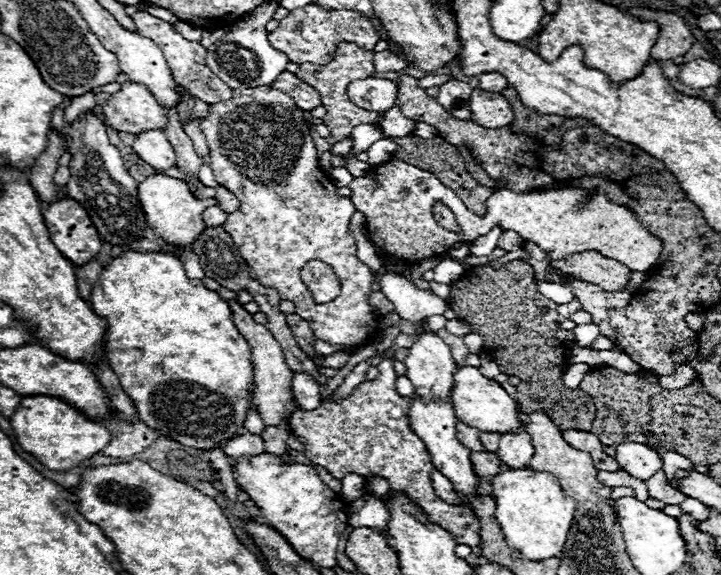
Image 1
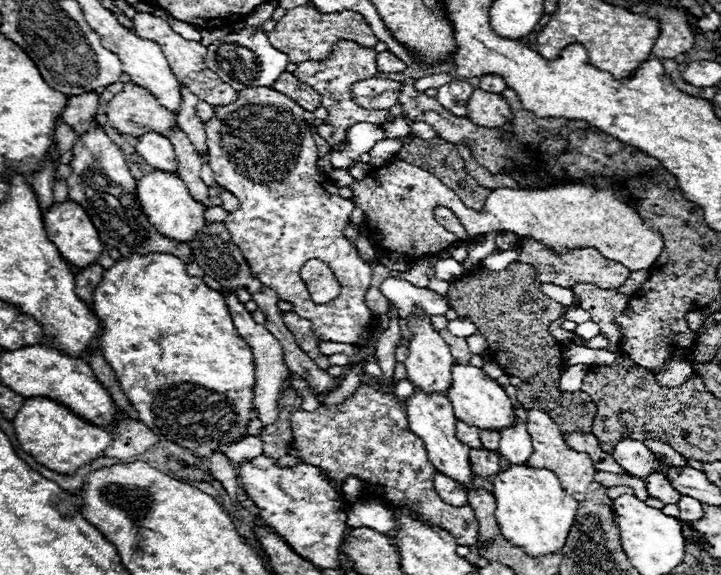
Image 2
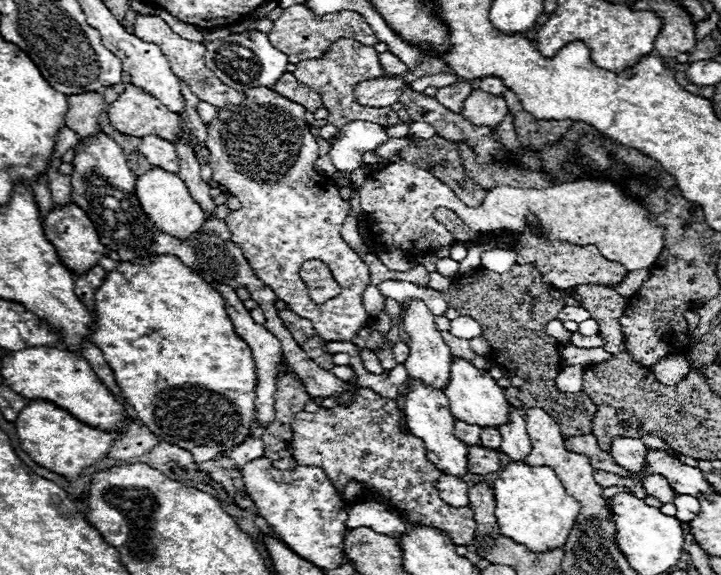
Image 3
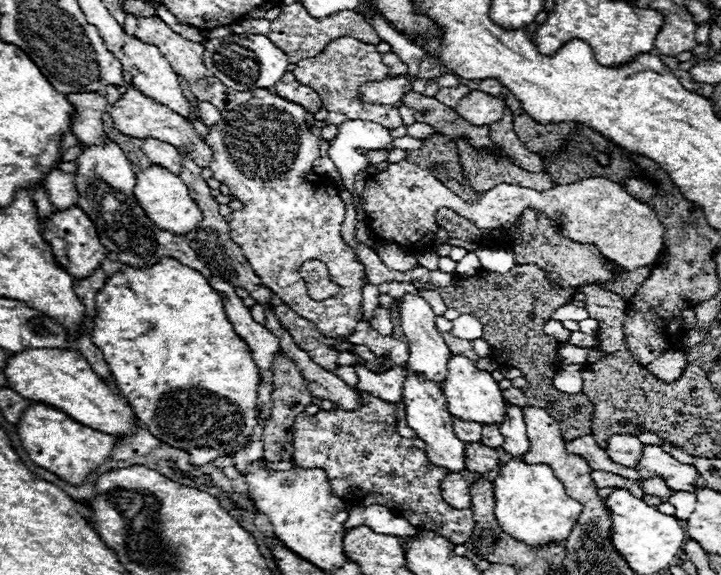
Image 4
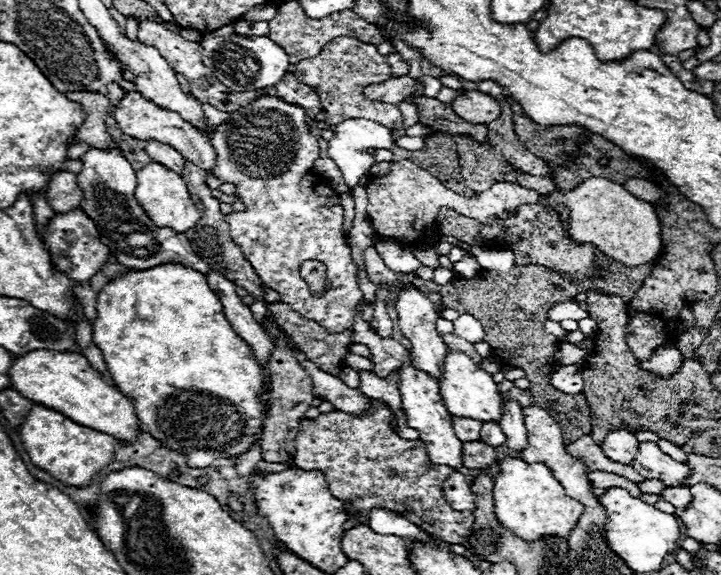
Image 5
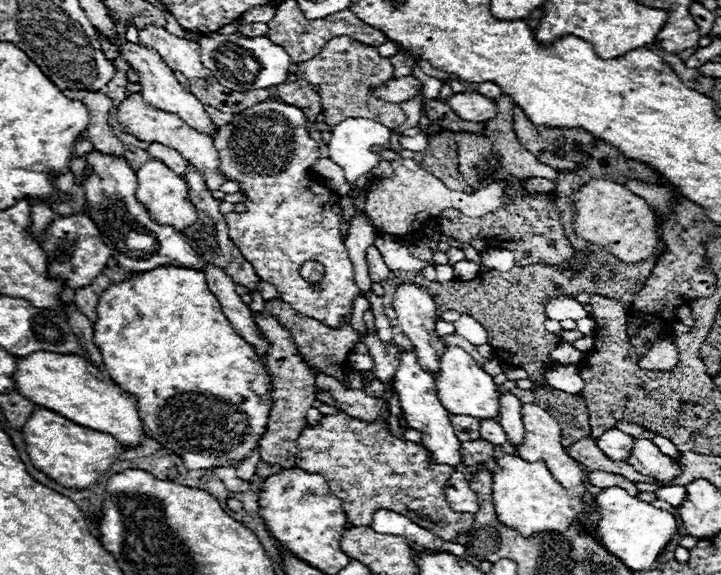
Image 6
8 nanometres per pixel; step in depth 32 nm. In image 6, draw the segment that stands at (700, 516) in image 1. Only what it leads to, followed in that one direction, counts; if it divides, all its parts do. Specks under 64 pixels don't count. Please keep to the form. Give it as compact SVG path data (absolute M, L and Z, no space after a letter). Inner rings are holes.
M664 486L664 488L658 488L654 494L656 494L656 498L660 498L672 506L680 506L686 490L682 486Z

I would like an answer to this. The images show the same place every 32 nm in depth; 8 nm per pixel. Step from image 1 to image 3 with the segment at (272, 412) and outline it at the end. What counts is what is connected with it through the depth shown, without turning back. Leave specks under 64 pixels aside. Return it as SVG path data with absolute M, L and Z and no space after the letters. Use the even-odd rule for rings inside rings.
M216 282L216 290L220 292L220 296L224 298L226 304L226 312L230 314L230 320L238 332L238 336L242 336L242 340L246 340L246 344L250 344L250 350L254 352L254 364L258 368L258 388L256 388L256 408L258 408L258 420L260 422L268 422L274 418L274 394L276 394L276 372L278 372L278 362L282 358L282 348L280 342L276 340L274 334L270 334L262 324L256 324L250 316L250 310L246 310L246 306L242 304L242 300L236 296L232 286L226 286L222 282Z

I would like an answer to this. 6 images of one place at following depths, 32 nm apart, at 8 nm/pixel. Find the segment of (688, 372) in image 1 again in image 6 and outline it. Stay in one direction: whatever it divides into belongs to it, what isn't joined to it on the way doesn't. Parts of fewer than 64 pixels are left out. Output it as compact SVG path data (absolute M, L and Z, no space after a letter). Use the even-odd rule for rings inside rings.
M662 336L658 338L640 358L640 368L654 368L654 370L670 370L678 362L678 352L674 346L674 338Z

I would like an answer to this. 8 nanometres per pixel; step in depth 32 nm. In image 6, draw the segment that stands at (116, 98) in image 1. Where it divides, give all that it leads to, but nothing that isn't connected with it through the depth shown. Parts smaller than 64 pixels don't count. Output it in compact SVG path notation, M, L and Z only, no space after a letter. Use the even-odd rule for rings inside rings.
M134 92L132 96L128 96L120 108L118 108L118 122L130 132L134 134L138 140L146 140L146 142L160 142L160 144L166 144L166 146L172 146L176 148L194 168L198 168L202 174L204 174L204 180L206 180L206 188L210 192L214 190L220 190L220 186L226 182L226 178L220 174L220 158L218 158L218 152L212 144L212 140L208 136L202 136L198 132L194 132L186 122L182 122L178 116L170 114L170 112L160 112L152 106L148 106L144 100L142 100L142 94Z

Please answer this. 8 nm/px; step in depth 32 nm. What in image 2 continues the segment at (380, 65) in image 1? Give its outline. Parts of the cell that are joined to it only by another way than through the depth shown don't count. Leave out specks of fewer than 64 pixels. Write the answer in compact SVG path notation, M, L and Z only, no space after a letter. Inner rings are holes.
M382 52L378 54L378 68L380 72L386 72L386 74L398 74L398 72L404 72L408 66L398 58L394 56L392 52Z

